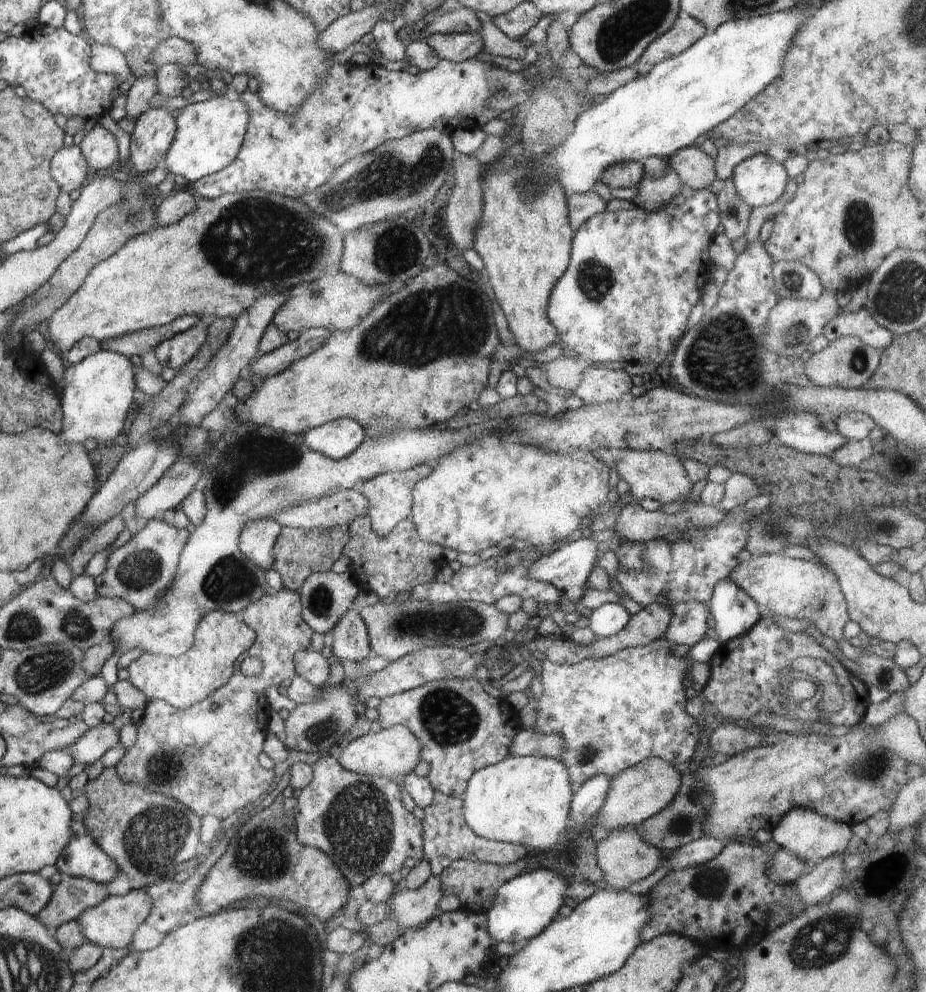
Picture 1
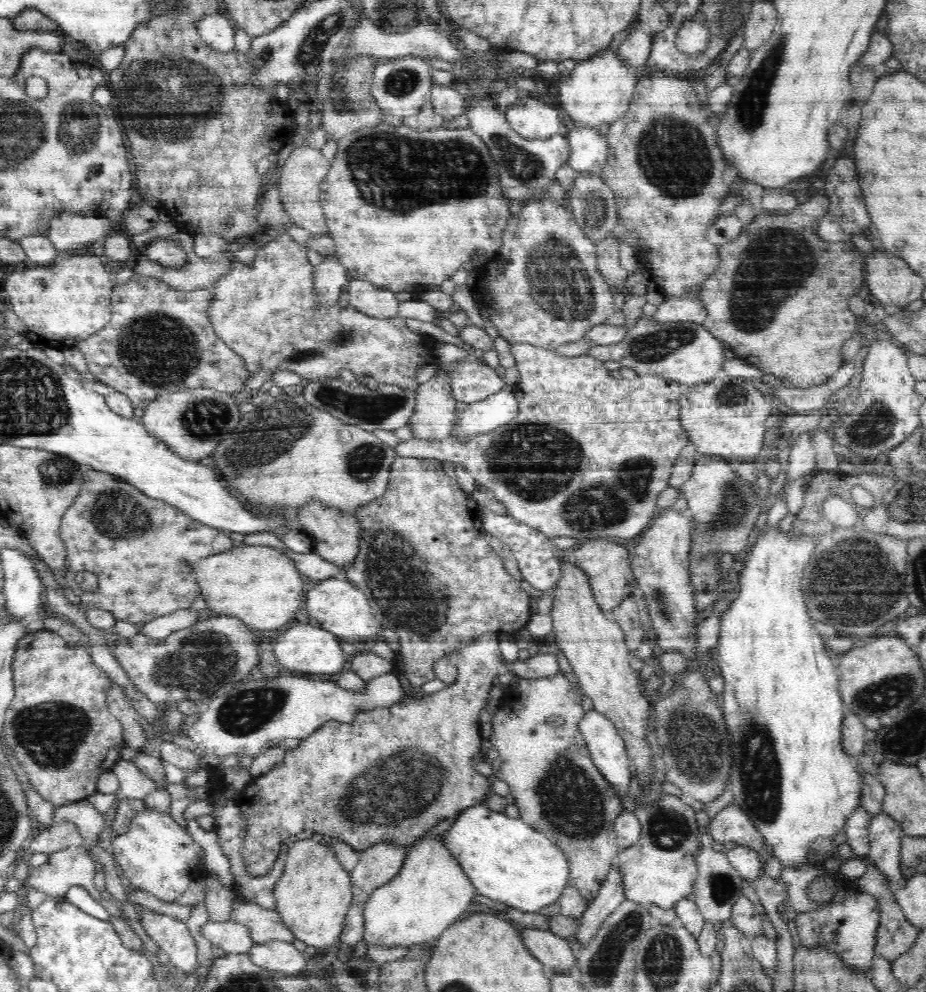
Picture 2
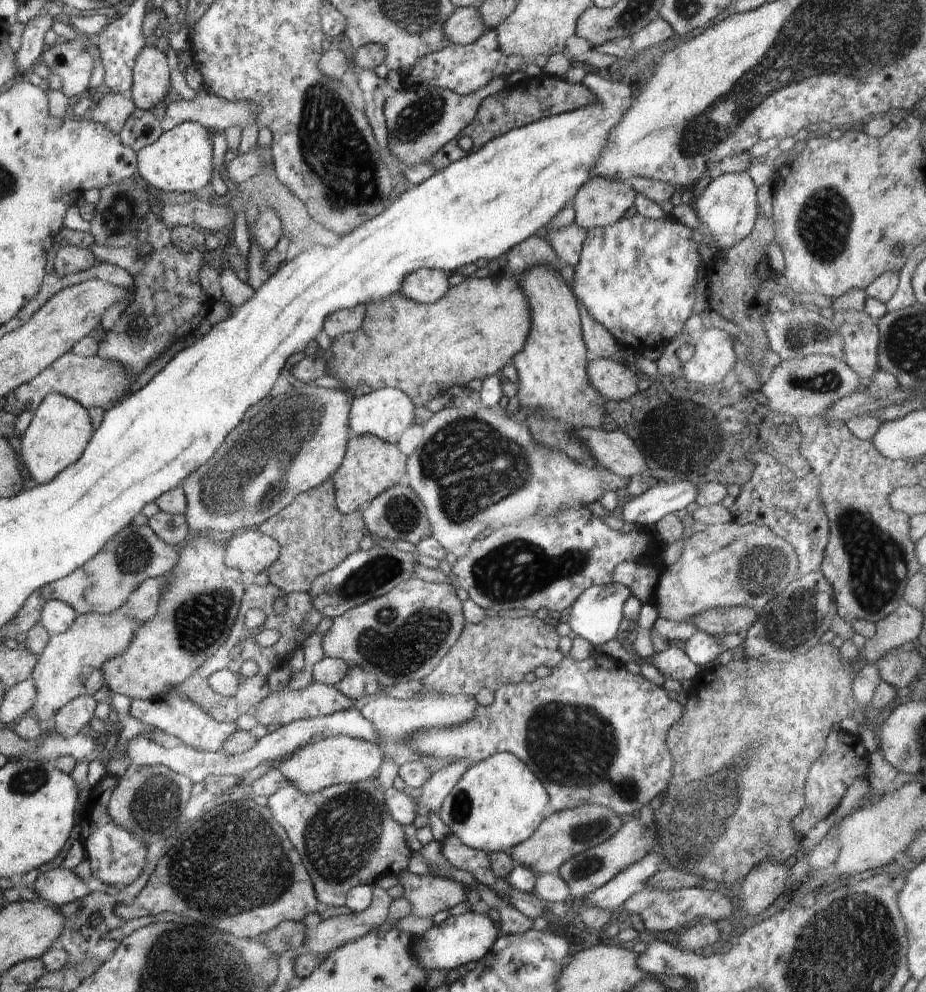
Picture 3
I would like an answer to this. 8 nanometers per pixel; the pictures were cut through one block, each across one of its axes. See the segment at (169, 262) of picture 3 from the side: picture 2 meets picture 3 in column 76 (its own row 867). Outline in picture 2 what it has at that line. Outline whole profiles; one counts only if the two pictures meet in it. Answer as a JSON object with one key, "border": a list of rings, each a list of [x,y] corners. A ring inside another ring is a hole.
{"border":[[[489,633],[477,636],[476,640],[472,640],[467,645],[459,648],[457,656],[452,660],[457,666],[458,678],[452,686],[448,686],[447,689],[437,691],[424,698],[404,699],[392,706],[358,711],[354,720],[350,723],[329,720],[322,724],[320,728],[315,729],[315,732],[310,737],[302,739],[297,749],[287,750],[281,763],[275,764],[262,776],[249,778],[249,783],[238,793],[233,794],[235,803],[239,805],[247,820],[246,837],[244,837],[242,843],[241,853],[246,870],[250,875],[262,876],[270,872],[274,861],[280,854],[280,846],[282,846],[284,840],[302,832],[302,830],[313,832],[315,837],[342,840],[342,842],[346,842],[348,846],[351,846],[359,853],[370,848],[371,845],[378,844],[379,841],[392,840],[405,846],[405,844],[410,844],[414,841],[416,837],[422,836],[426,829],[432,828],[438,822],[448,817],[455,817],[464,809],[483,803],[488,798],[488,795],[492,792],[492,779],[482,779],[478,776],[478,772],[475,770],[476,763],[472,762],[472,758],[480,756],[480,746],[483,741],[479,732],[481,725],[481,721],[478,718],[479,712],[486,707],[486,700],[490,698],[488,692],[495,684],[493,682],[494,678],[504,672],[502,666],[504,660],[499,649],[497,634]]]}

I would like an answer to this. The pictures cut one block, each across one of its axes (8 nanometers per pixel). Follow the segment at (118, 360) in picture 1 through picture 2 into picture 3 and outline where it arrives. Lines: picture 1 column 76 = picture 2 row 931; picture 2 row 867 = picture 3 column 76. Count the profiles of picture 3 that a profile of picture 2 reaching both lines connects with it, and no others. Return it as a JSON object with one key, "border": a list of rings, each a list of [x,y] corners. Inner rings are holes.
{"border":[[[50,393],[35,410],[34,417],[25,432],[20,435],[20,456],[29,476],[38,484],[54,480],[58,473],[78,462],[92,438],[92,426],[88,412],[81,403],[64,394]]]}

